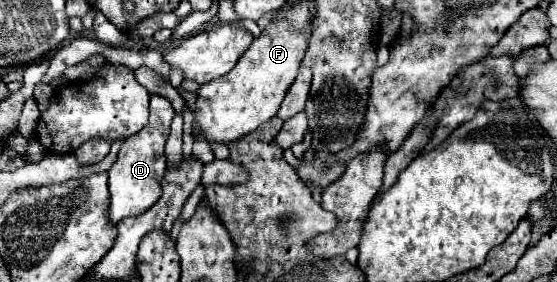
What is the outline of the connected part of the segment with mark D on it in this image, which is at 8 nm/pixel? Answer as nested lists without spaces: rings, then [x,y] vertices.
[[[153,94],[151,96],[151,116],[147,126],[127,138],[121,144],[117,162],[109,170],[109,192],[111,192],[111,206],[109,206],[109,218],[111,224],[117,224],[119,220],[127,216],[137,216],[145,210],[149,210],[161,196],[161,180],[167,170],[167,158],[165,158],[165,142],[169,136],[169,126],[175,116],[175,110],[171,102],[163,96]]]

